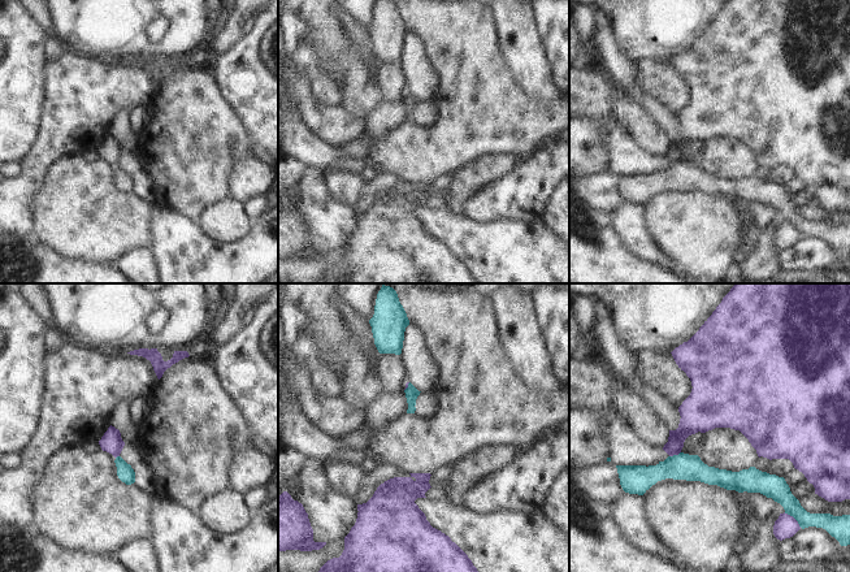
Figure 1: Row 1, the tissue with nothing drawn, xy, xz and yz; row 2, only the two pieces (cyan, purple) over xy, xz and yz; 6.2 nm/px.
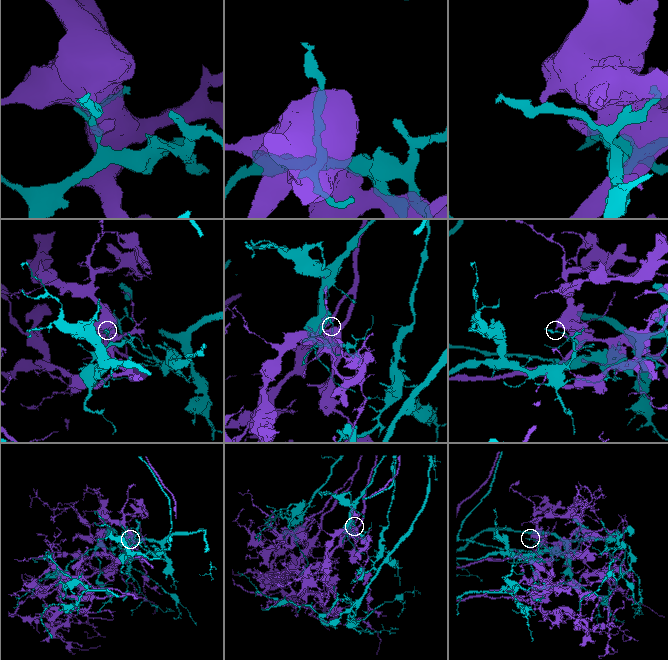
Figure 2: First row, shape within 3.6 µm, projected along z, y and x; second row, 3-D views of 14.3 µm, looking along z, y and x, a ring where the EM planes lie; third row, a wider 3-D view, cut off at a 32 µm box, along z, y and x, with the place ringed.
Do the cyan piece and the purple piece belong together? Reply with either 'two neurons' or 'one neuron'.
two neurons

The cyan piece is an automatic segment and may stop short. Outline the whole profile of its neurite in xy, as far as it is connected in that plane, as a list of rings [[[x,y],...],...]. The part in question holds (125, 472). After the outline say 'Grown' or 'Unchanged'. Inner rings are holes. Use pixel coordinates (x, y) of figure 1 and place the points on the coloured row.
[[[117,456],[116,460],[117,476],[126,485],[135,482],[135,472],[130,464],[127,464],[121,456]]]. Unchanged

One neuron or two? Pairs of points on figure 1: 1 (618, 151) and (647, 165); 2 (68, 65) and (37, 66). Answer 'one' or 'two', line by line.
1: one
2: two

